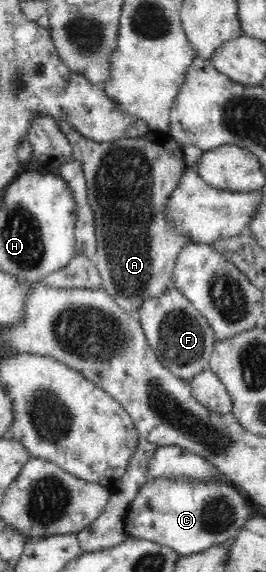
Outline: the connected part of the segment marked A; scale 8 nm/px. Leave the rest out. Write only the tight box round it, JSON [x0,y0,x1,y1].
[59,119,190,315]

